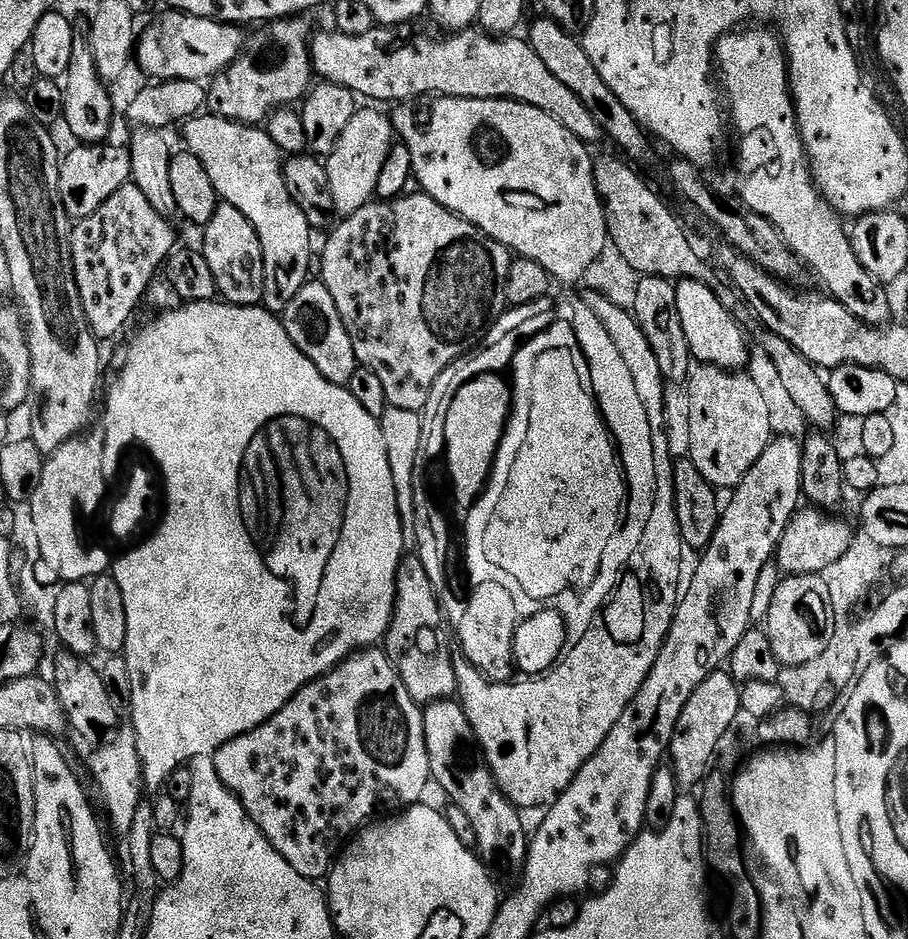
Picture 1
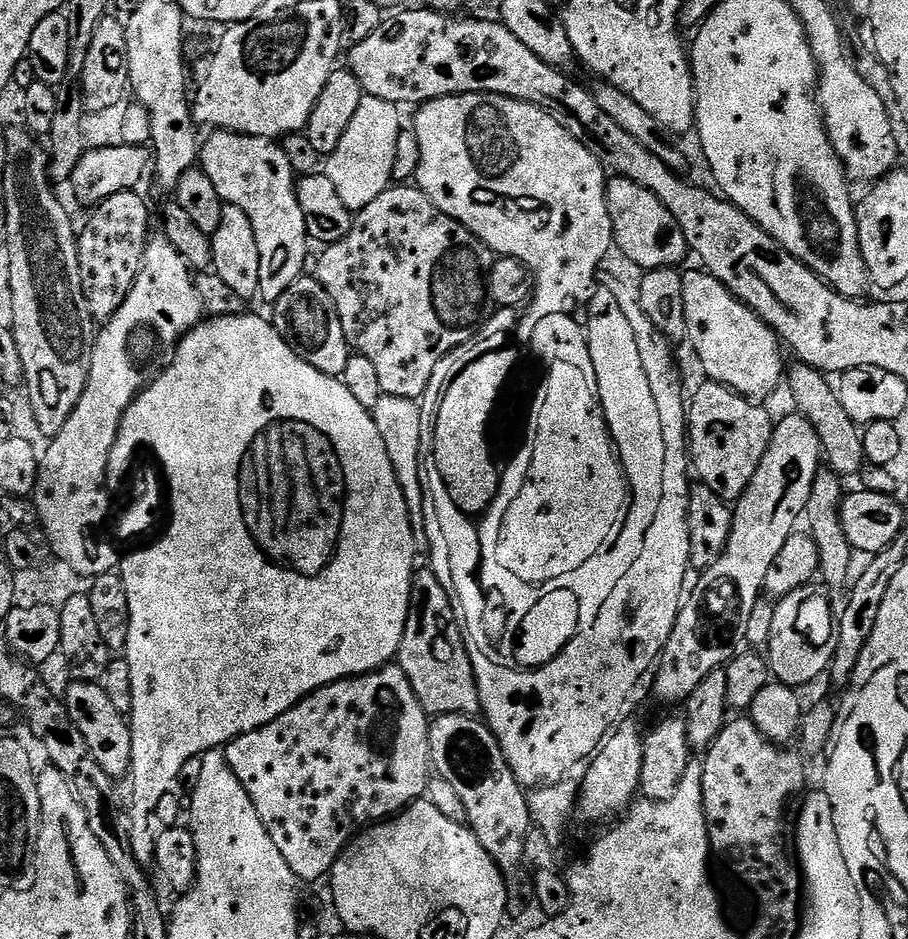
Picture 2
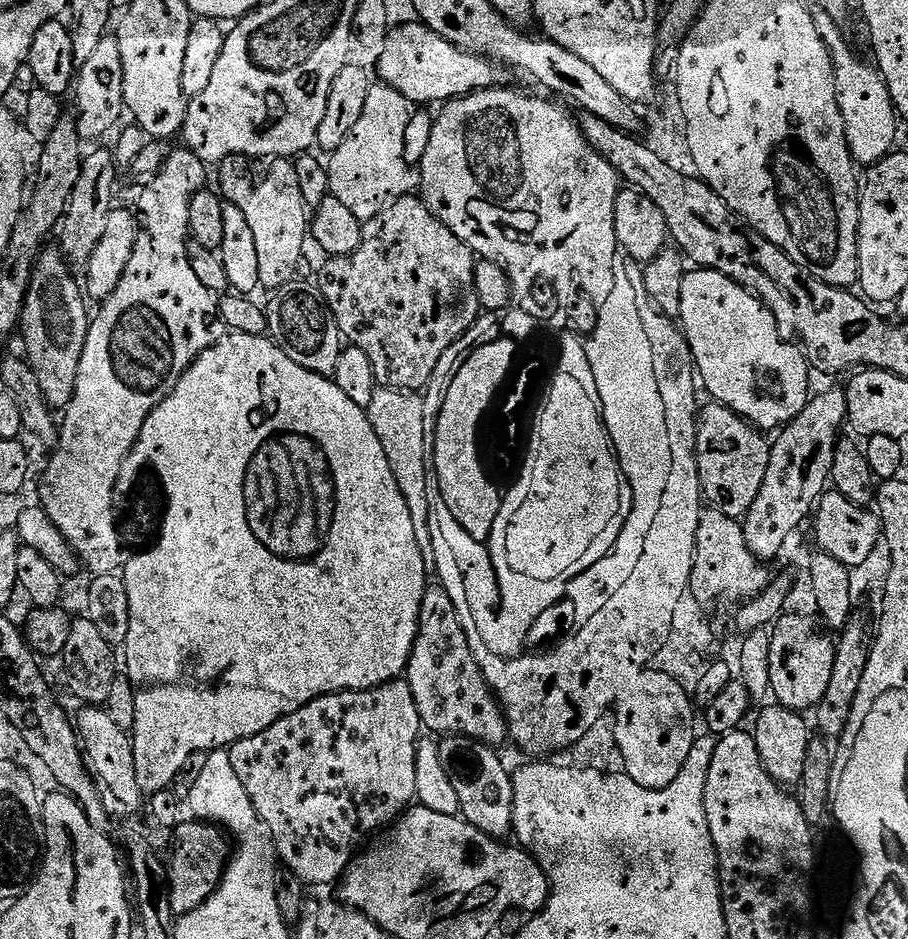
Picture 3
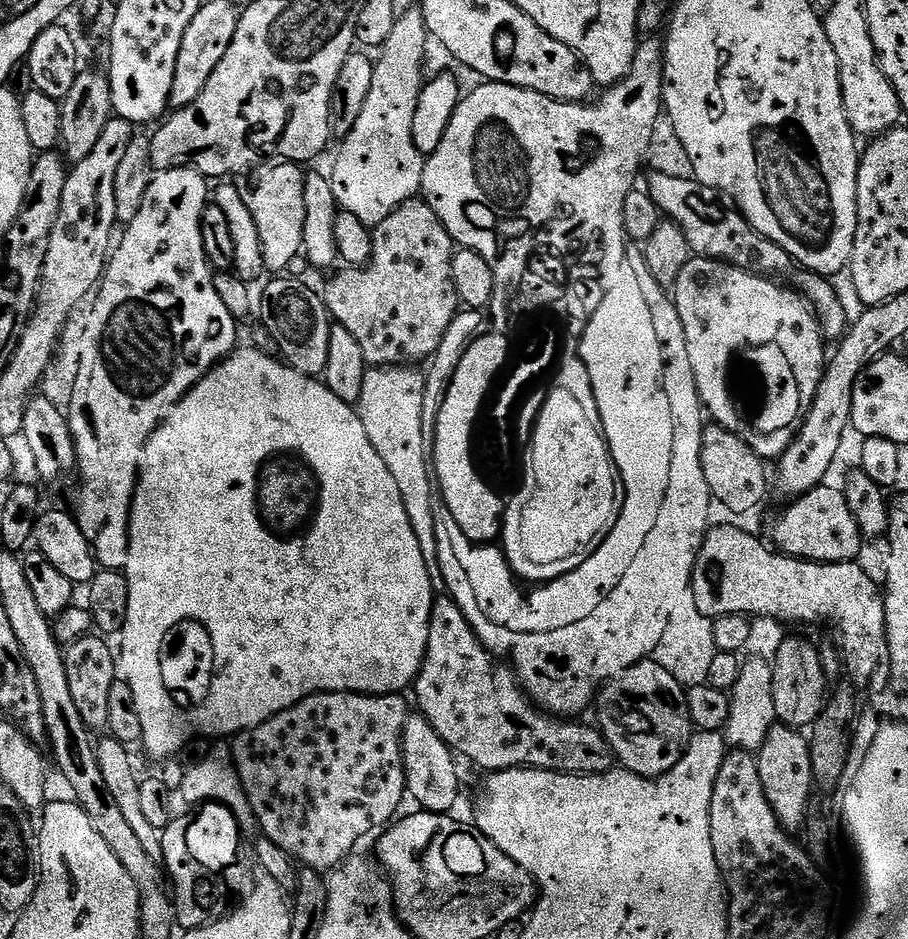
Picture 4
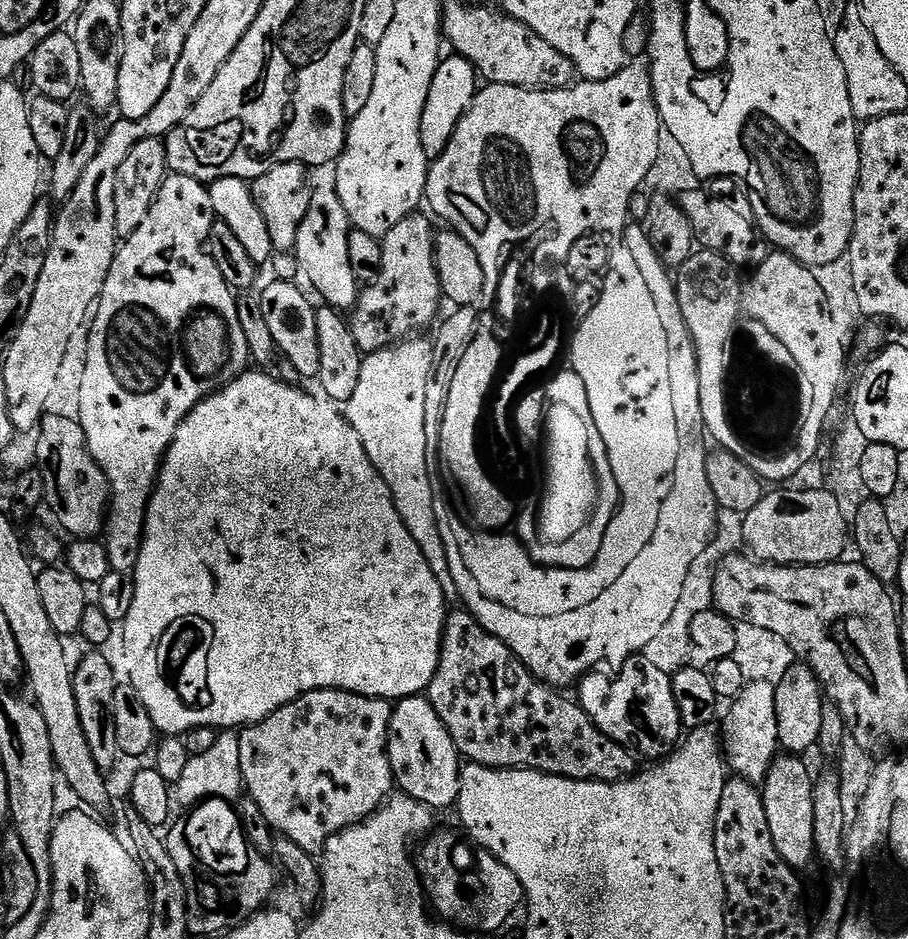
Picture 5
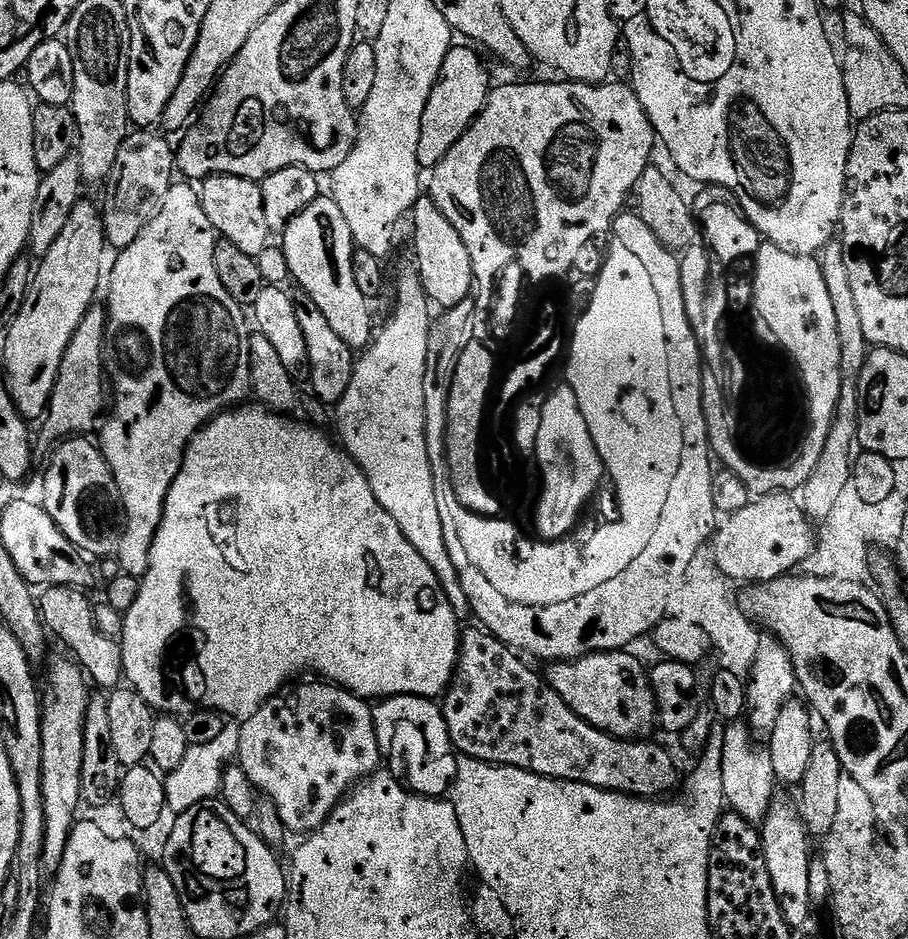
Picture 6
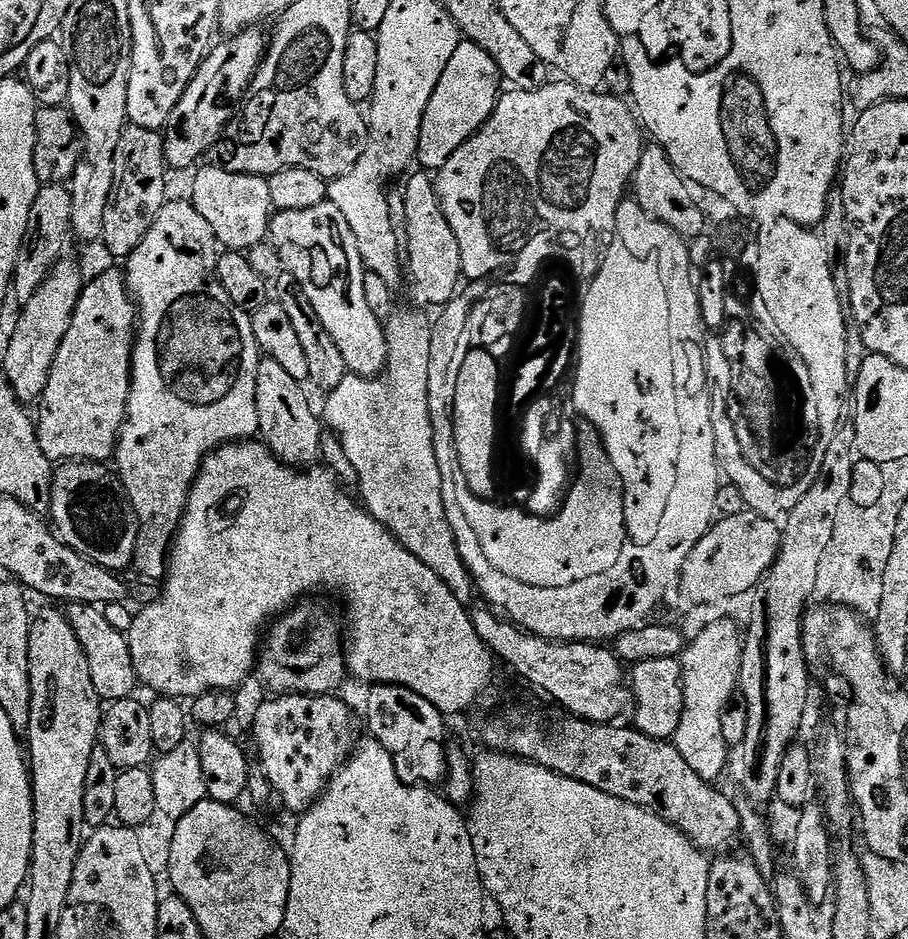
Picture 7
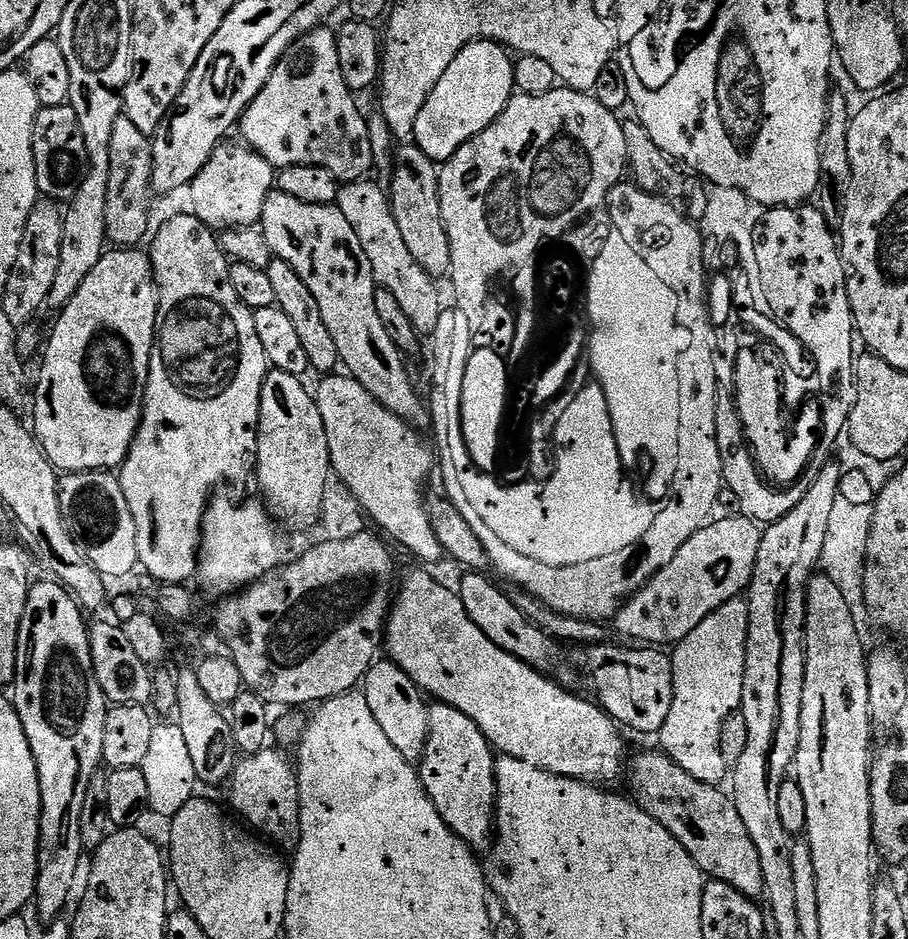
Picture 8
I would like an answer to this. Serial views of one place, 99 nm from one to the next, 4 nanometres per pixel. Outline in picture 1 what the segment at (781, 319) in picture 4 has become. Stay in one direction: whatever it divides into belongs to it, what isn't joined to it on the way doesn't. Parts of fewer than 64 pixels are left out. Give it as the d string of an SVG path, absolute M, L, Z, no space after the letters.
M681 279L676 284L676 293L678 294L678 314L682 314L682 331L686 334L686 342L690 342L693 361L701 365L712 365L714 367L740 370L745 366L748 360L749 341L746 339L746 333L738 321L728 312L726 306L712 293L707 285L700 281L692 279Z

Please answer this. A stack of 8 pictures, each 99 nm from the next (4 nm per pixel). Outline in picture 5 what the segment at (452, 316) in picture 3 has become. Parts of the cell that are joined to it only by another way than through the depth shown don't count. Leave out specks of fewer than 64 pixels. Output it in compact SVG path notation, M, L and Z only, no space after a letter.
M421 214L408 216L394 230L382 237L382 270L372 284L367 285L359 293L355 308L350 312L350 327L354 334L354 342L361 353L367 354L398 344L402 340L415 337L432 319L442 305L442 293L438 282L438 272L434 263L434 227Z

